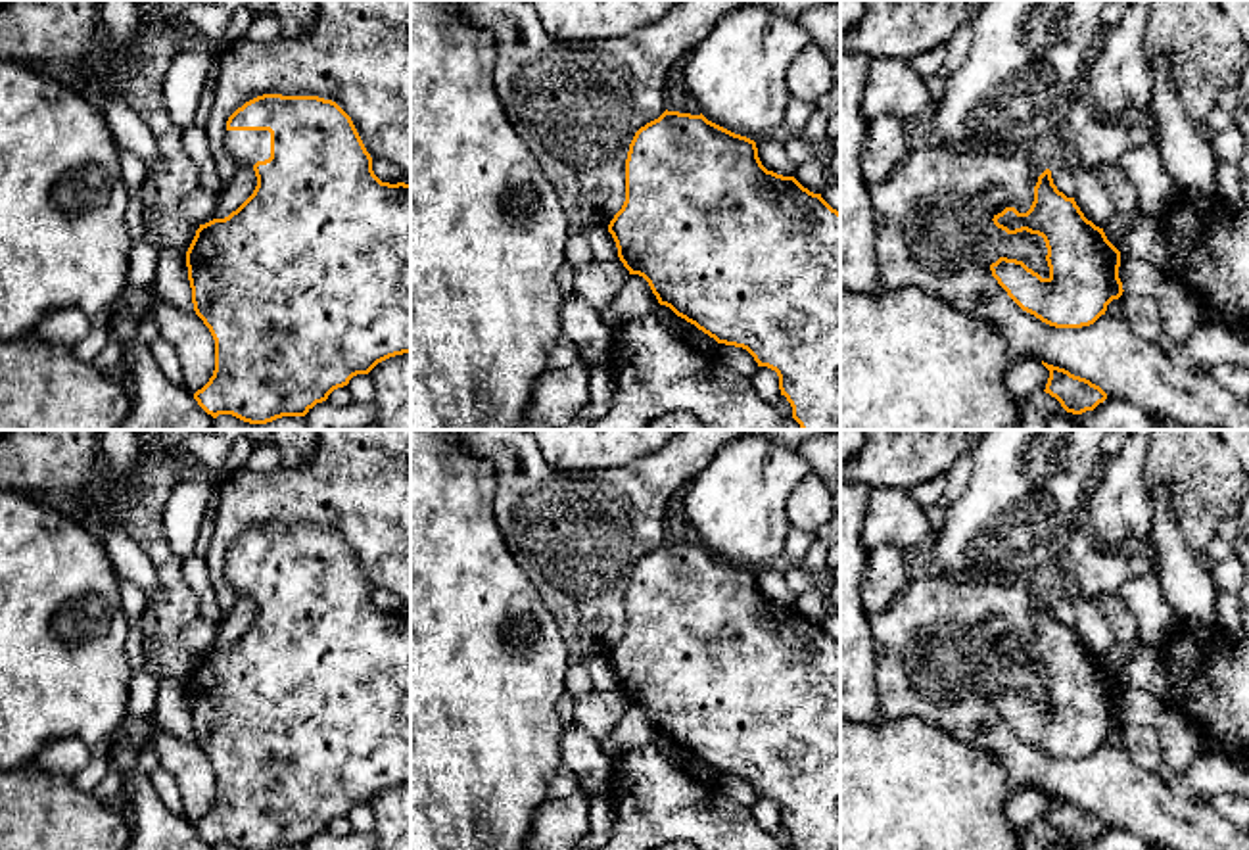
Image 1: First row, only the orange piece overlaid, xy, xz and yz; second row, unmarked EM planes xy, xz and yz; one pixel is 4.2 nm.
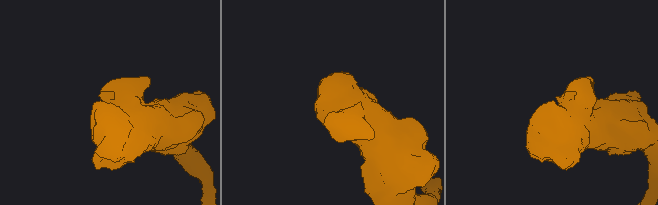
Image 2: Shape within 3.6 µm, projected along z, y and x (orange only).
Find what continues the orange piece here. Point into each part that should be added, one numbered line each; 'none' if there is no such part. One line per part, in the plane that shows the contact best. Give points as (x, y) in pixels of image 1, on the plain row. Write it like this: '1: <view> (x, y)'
1: xy (246, 576)

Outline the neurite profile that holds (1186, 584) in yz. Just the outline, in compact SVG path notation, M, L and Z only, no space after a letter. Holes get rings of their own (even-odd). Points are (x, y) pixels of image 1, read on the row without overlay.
M1163 484L1149 493L1149 539L1159 555L1159 583L1165 599L1178 616L1193 626L1216 626L1216 595L1209 566L1201 564L1188 549L1172 489Z

